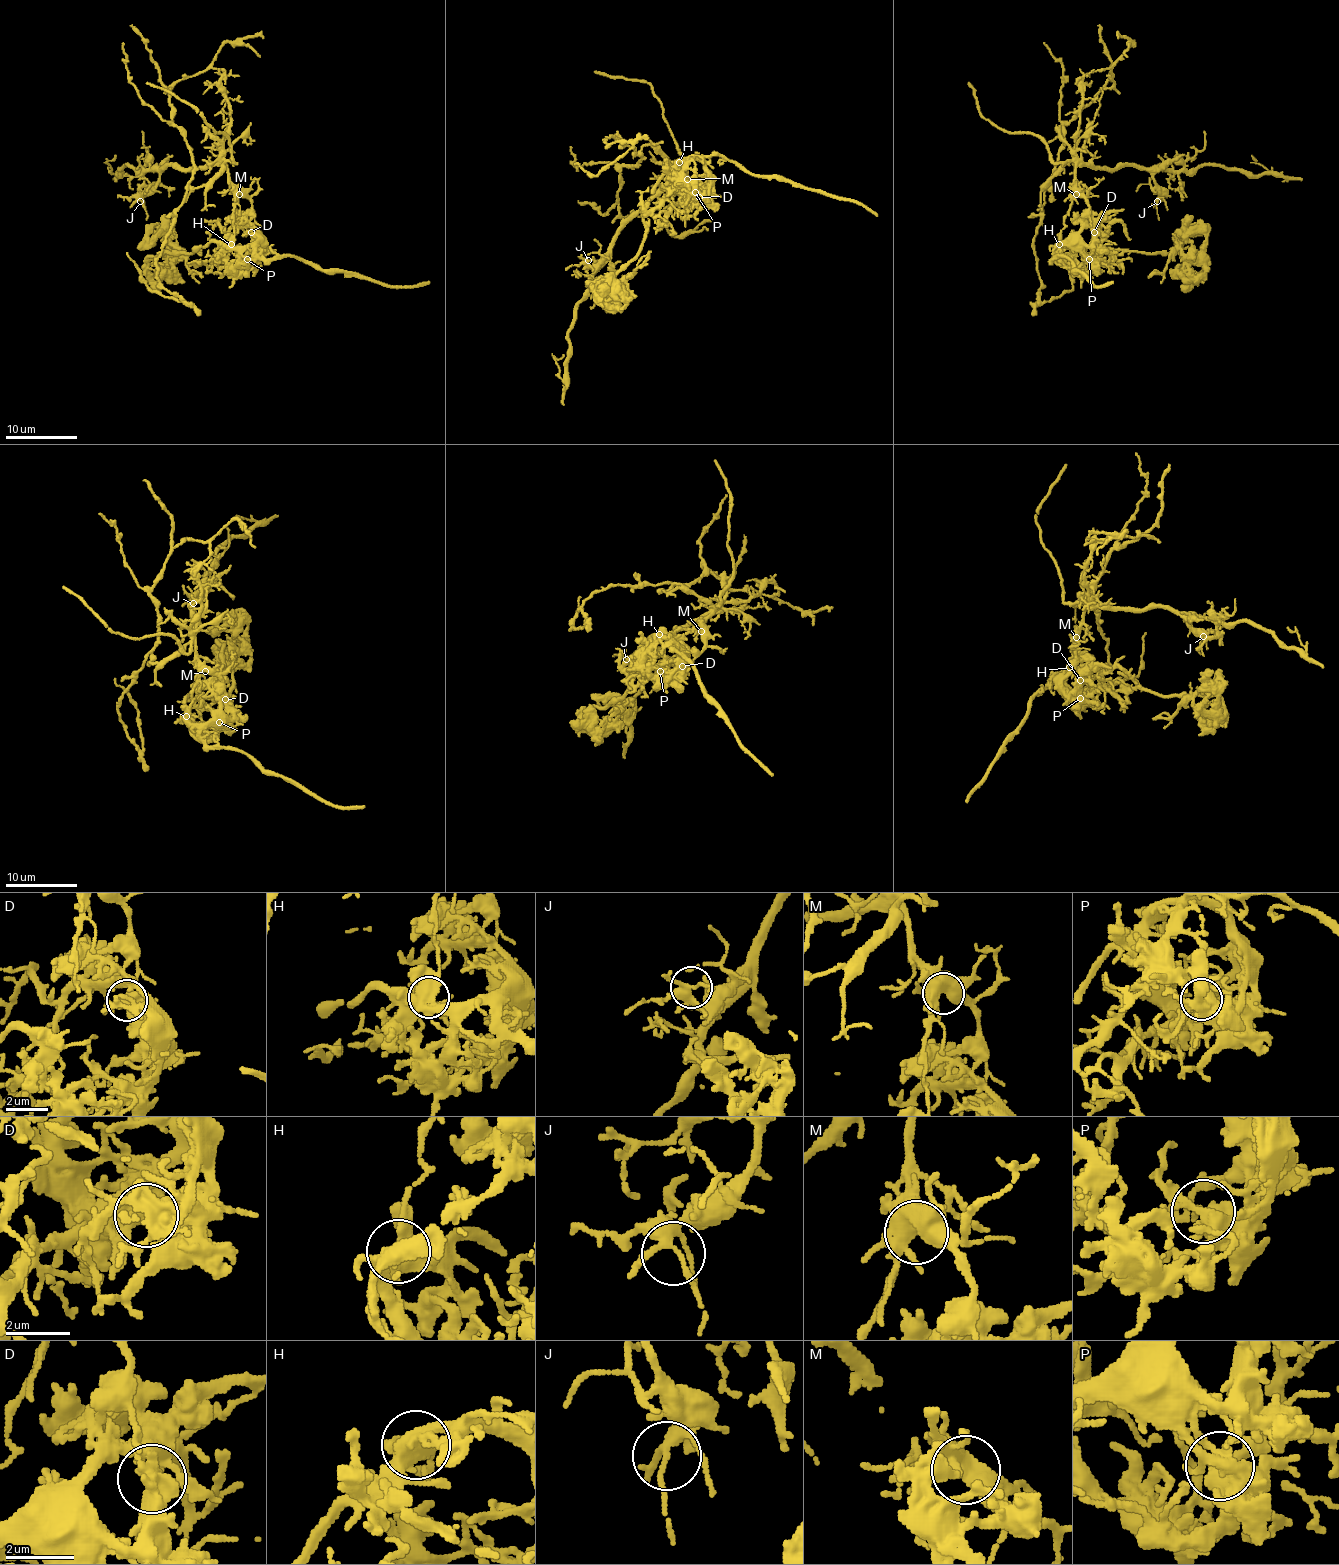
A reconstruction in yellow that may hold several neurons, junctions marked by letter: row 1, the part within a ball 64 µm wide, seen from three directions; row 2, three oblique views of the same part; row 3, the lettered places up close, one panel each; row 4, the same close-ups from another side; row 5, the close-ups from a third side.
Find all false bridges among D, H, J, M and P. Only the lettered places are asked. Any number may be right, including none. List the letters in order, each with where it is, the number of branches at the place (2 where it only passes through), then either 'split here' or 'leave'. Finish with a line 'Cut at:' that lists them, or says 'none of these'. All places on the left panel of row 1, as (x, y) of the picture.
D: at (251, 232); 4 branches meet; split here
H: at (231, 244); 4 branches meet; split here
J: at (140, 201); 4 branches meet; leave
M: at (239, 194); 5 branches meet; leave
P: at (247, 259); 3 branches meet; leave
Cut at: D, H

